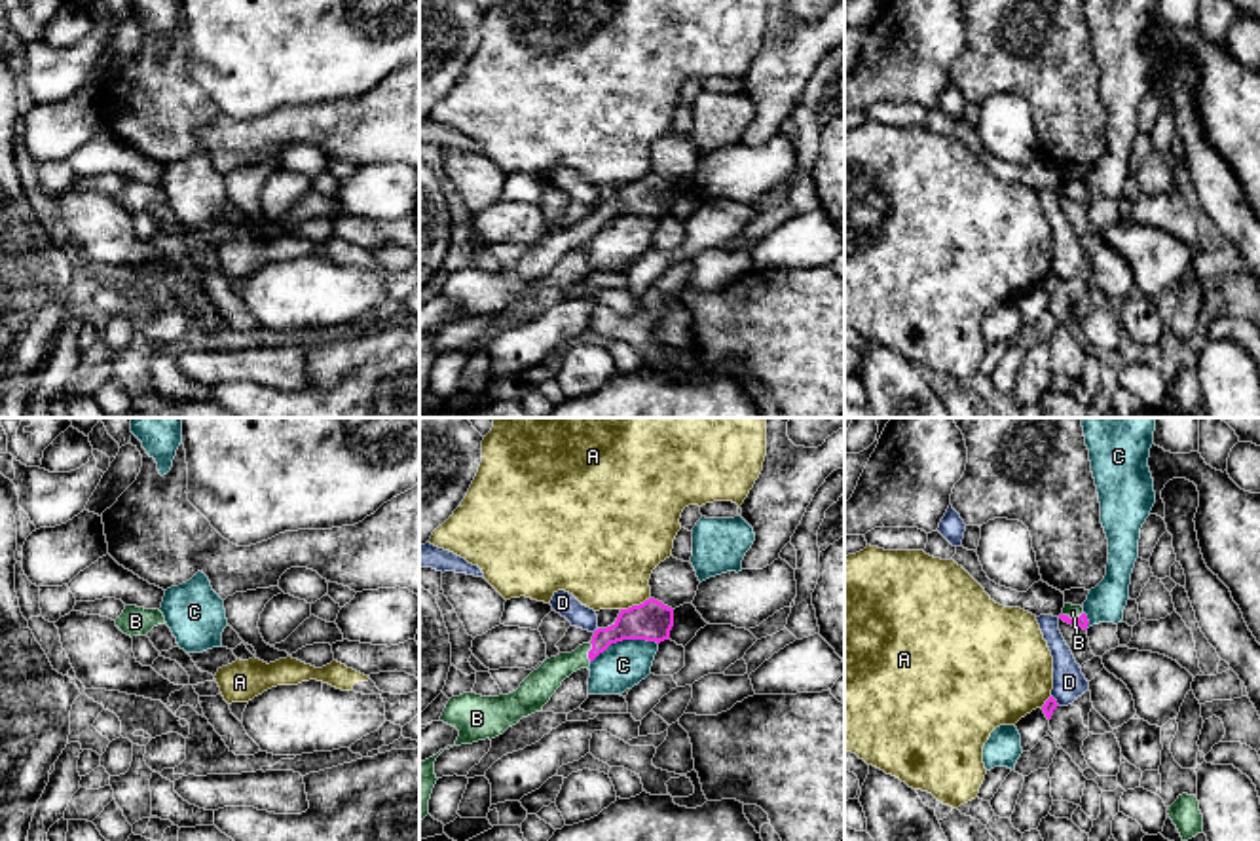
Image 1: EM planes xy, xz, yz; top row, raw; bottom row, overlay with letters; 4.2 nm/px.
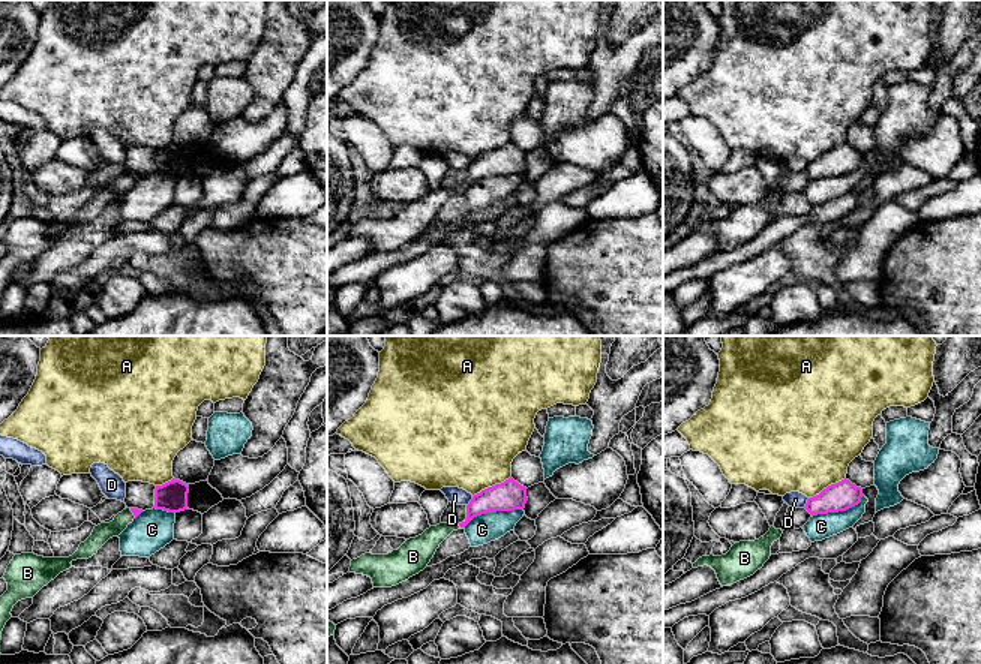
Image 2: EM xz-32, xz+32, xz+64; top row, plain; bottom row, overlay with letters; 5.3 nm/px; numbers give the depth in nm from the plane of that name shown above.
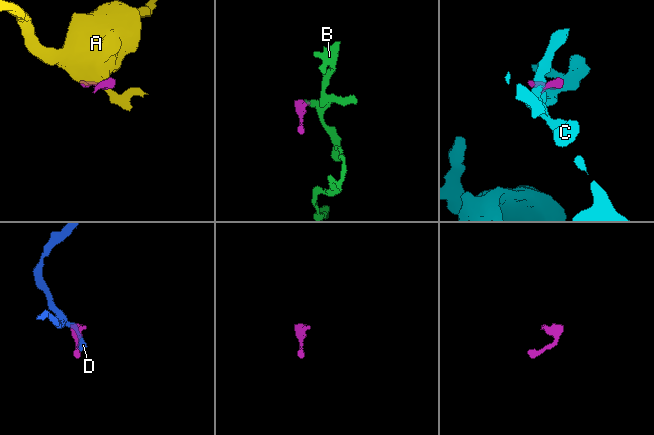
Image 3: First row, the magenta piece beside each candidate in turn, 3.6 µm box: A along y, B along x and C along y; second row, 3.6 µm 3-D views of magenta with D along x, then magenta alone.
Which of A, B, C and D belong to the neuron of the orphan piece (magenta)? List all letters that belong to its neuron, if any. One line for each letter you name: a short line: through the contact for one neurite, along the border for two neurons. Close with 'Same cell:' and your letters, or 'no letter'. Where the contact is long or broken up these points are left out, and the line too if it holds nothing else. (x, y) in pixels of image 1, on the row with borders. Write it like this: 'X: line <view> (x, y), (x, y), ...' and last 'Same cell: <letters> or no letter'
B: line yz (1082, 621), (1069, 617), (1073, 612)
Same cell: B

